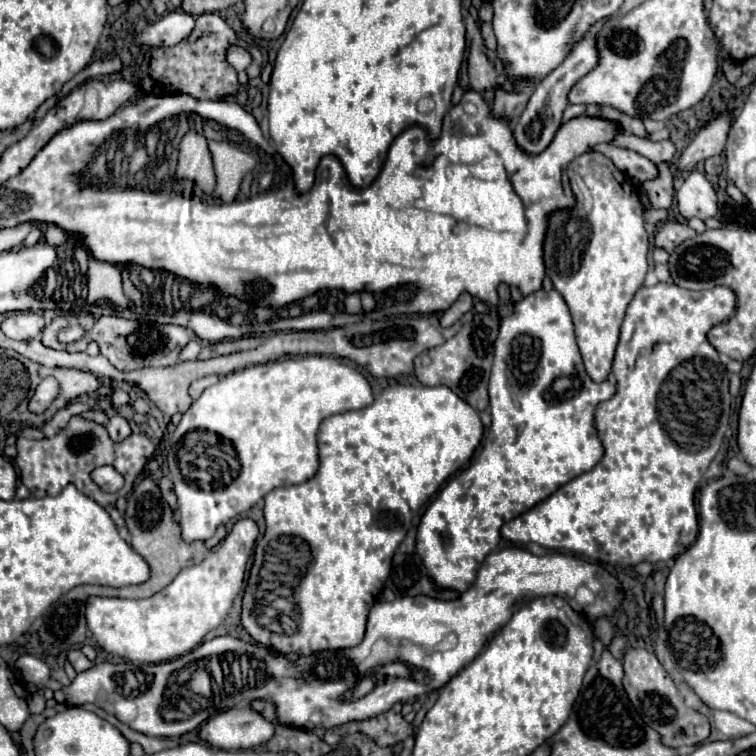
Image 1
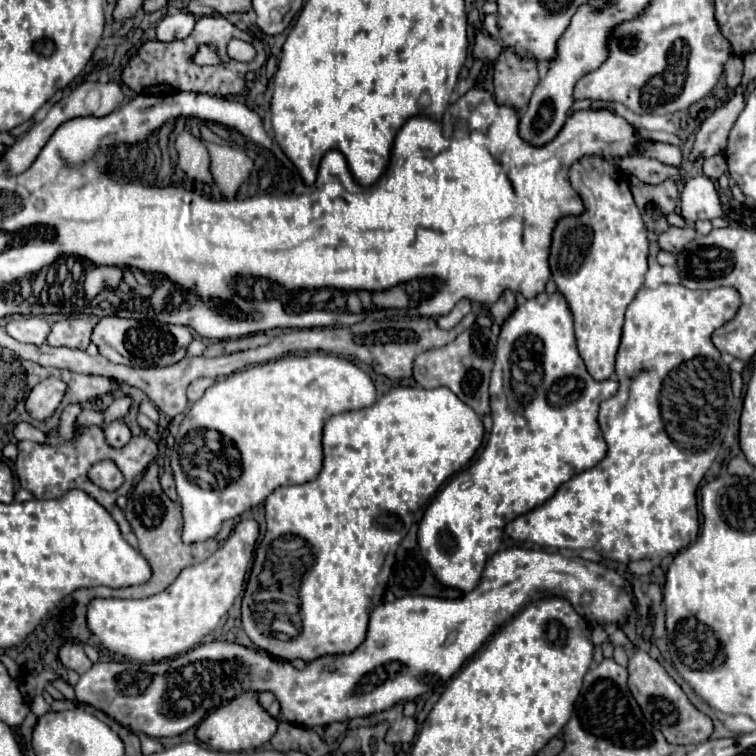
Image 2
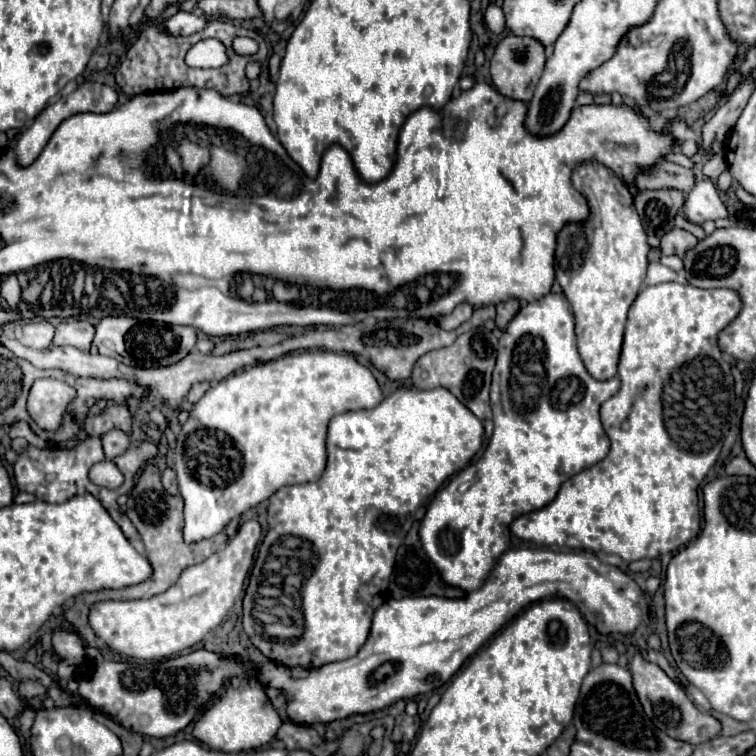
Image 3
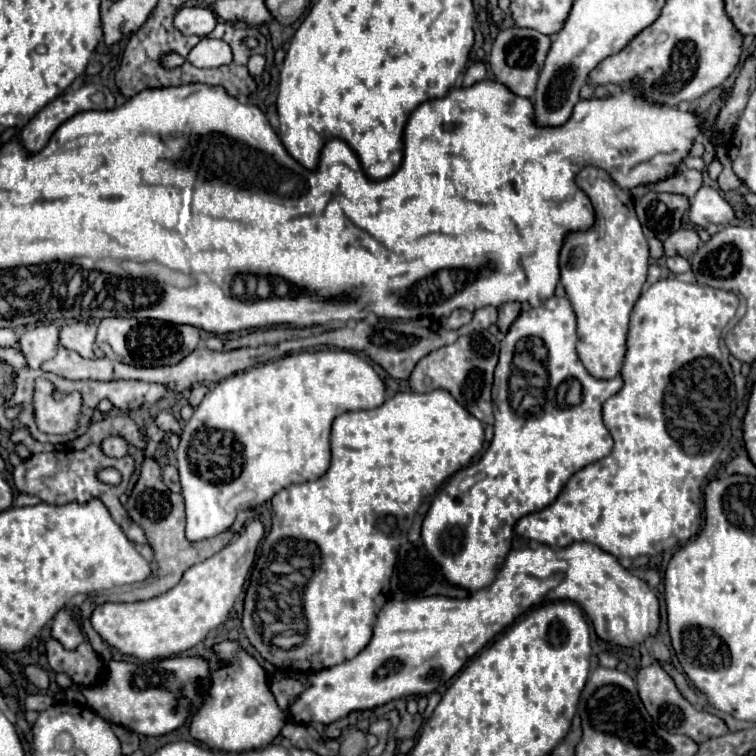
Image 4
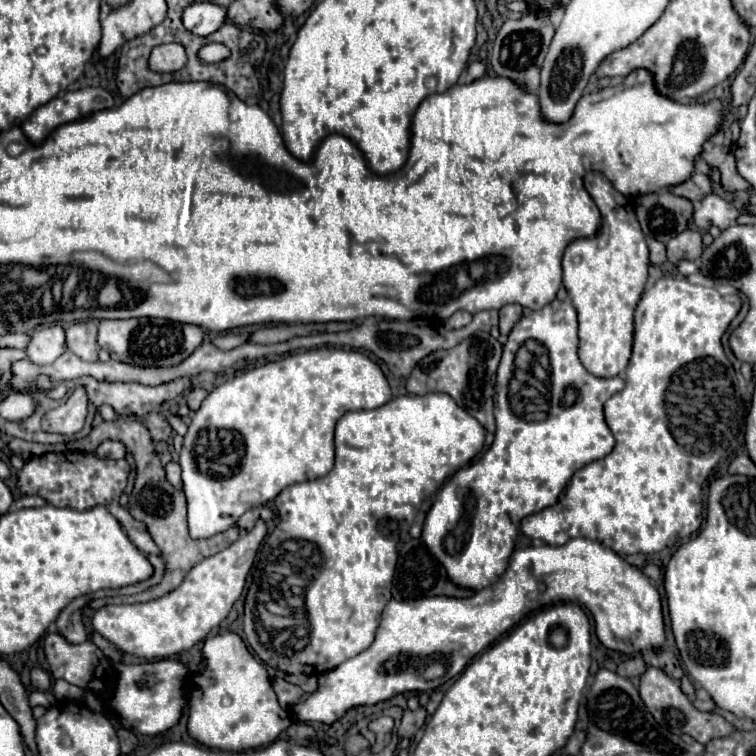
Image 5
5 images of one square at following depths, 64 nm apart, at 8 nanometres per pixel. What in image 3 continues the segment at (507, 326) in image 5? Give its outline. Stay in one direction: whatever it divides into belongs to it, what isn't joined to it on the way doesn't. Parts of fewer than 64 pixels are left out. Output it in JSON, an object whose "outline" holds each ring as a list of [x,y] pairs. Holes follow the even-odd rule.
{"outline":[[[510,298],[510,300],[506,300],[506,302],[500,302],[498,306],[496,306],[496,326],[500,328],[500,330],[504,330],[506,328],[506,324],[514,318],[514,314],[518,312],[518,308],[520,308],[520,302],[516,300],[516,298]]]}

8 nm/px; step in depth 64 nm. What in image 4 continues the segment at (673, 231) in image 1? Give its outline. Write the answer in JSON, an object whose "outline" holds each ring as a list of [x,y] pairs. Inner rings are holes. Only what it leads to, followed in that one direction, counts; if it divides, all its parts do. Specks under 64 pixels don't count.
{"outline":[[[678,230],[678,232],[672,232],[672,236],[668,236],[664,240],[664,254],[666,256],[692,256],[696,252],[700,244],[700,238],[696,232],[692,230]]]}

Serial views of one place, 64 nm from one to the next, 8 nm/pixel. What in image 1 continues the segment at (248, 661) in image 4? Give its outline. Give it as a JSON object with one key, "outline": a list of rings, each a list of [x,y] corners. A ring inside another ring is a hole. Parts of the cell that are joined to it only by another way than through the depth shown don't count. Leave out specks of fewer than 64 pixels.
{"outline":[[[232,708],[232,710],[220,712],[218,716],[212,716],[208,722],[204,722],[200,726],[200,738],[204,742],[208,742],[210,746],[216,746],[222,750],[248,750],[248,748],[254,748],[254,746],[268,742],[272,736],[274,736],[274,724],[264,720],[252,708],[244,708],[244,710]]]}

